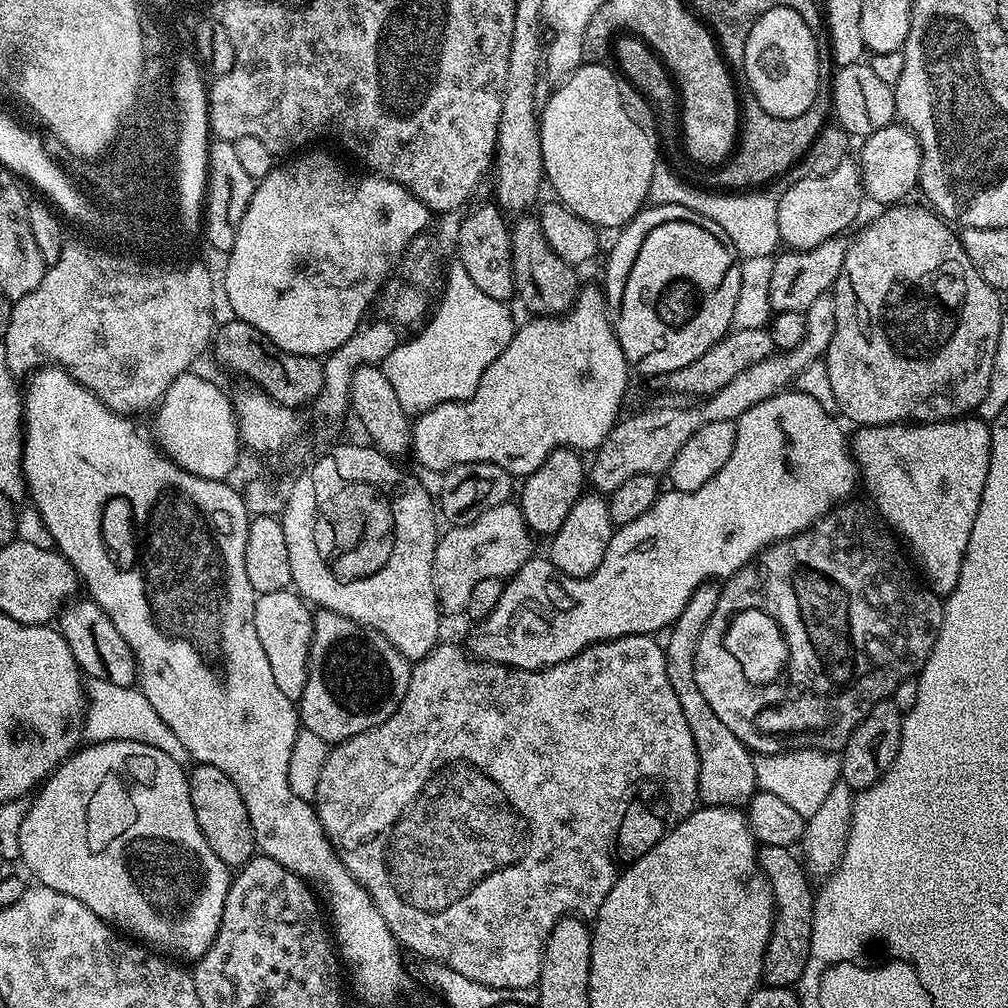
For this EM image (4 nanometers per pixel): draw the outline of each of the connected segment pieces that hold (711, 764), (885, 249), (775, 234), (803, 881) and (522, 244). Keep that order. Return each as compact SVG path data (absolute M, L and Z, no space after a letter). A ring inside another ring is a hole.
M706 582L690 594L690 602L686 602L686 610L678 614L678 618L667 629L668 641L662 647L666 658L666 678L670 678L670 686L674 686L674 694L678 694L678 706L682 706L682 714L686 714L686 722L690 726L690 734L694 734L694 746L698 750L698 790L699 803L704 806L744 806L756 795L756 761L753 753L742 743L724 723L710 702L706 702L702 690L698 690L698 682L694 678L694 658L698 650L698 642L702 638L702 630L706 630L706 622L710 622L710 614L714 614L714 606L718 606L721 585Z
M901 202L895 206L888 206L883 209L884 212L877 220L872 220L860 233L853 239L848 246L846 254L846 262L842 262L842 270L840 277L836 279L834 285L834 338L830 342L826 353L826 363L828 373L830 374L830 386L834 390L834 402L836 403L839 415L845 421L853 420L853 425L867 426L869 424L902 424L905 422L931 422L934 420L955 420L961 416L967 416L975 413L980 407L982 398L986 398L986 386L990 386L990 370L994 370L994 350L998 350L998 330L1002 330L1002 318L1006 314L1005 309L1000 309L1001 293L997 289L990 286L990 282L986 282L986 278L982 278L982 274L978 274L978 270L974 266L974 262L970 260L966 254L966 250L962 246L959 235L954 231L931 207L915 208L912 202Z
M657 162L654 166L654 178L650 178L648 200L652 204L677 204L686 206L706 218L710 222L718 222L736 247L736 255L740 258L762 258L772 256L781 247L782 241L778 230L778 210L776 200L768 197L764 190L740 190L729 194L724 190L703 192L700 188L691 188L683 184L664 162Z
M764 846L759 849L758 855L760 868L770 882L773 897L778 901L778 923L772 929L768 951L764 953L762 980L769 988L792 988L799 985L810 954L812 915L816 912L814 884L795 851Z
M532 214L519 217L517 224L511 225L512 233L512 277L516 287L516 296L532 311L533 317L558 316L568 311L578 295L576 284L577 269L568 264L554 250L550 250L550 242L546 242L546 234L542 234L539 219Z

